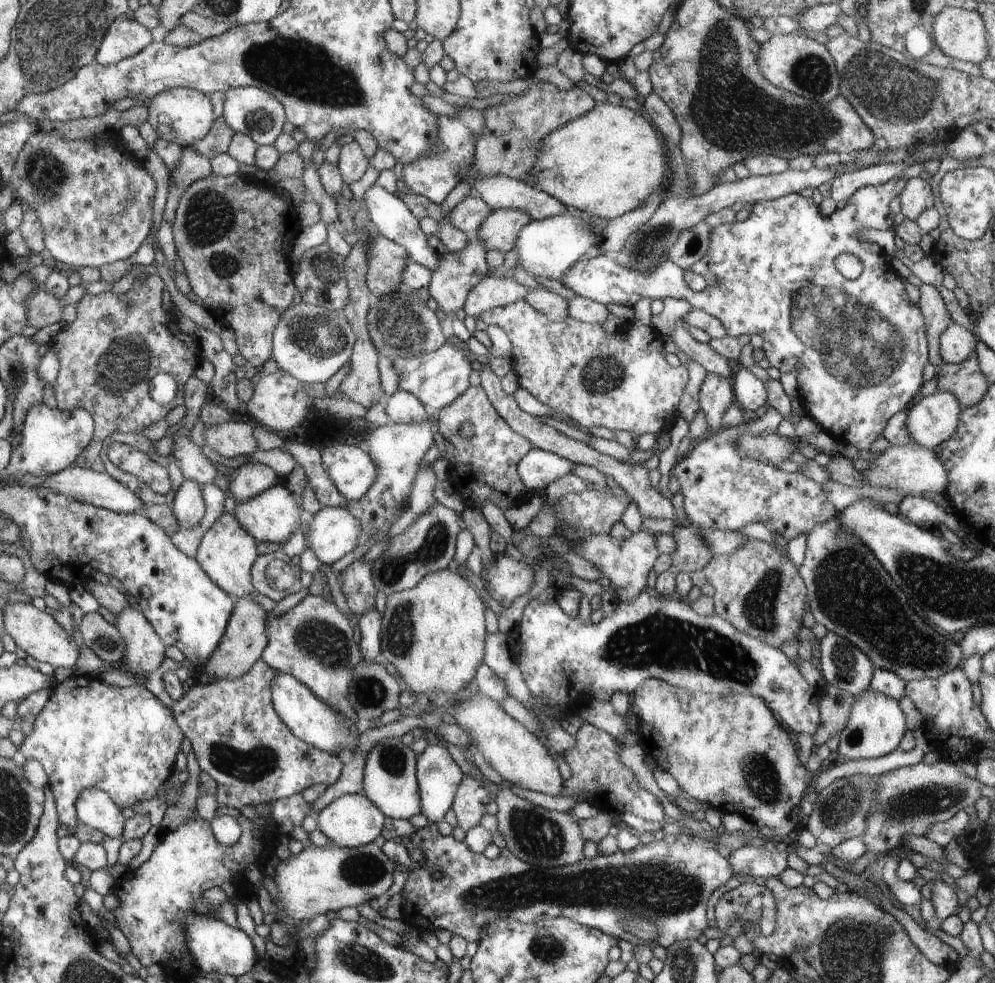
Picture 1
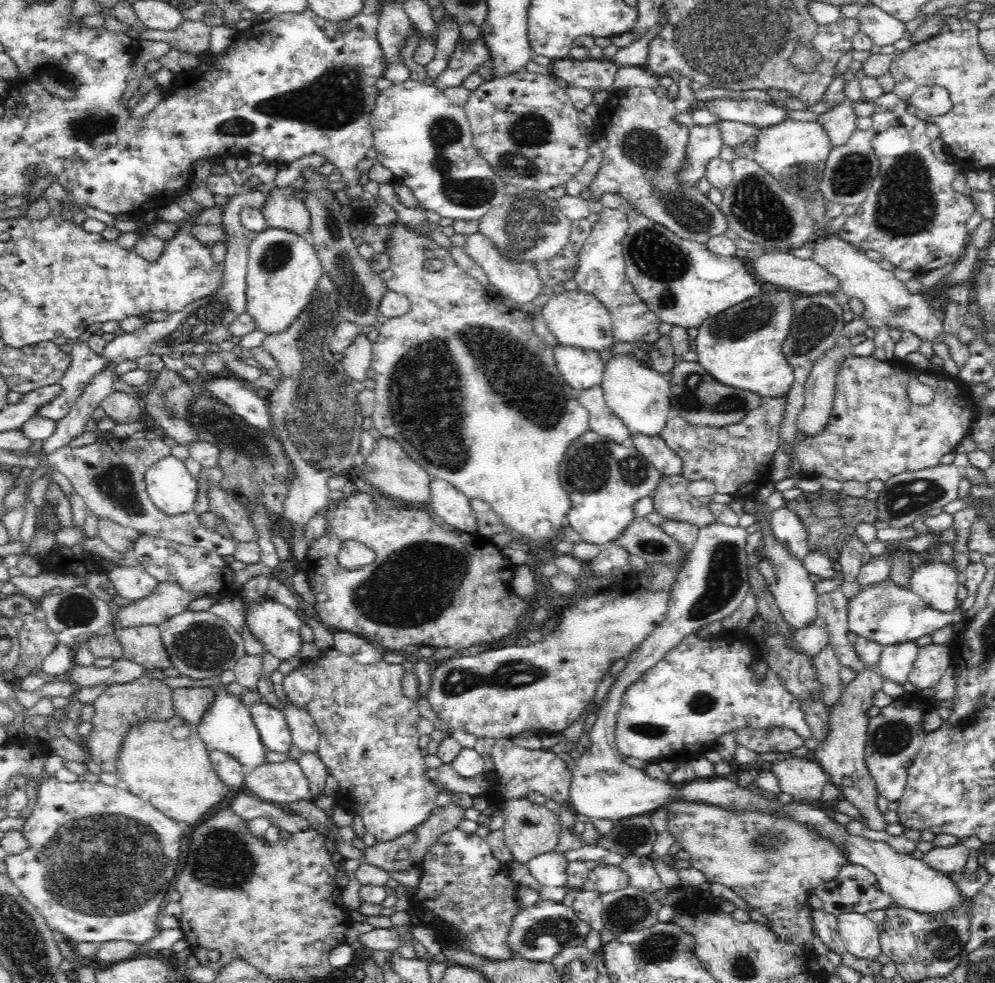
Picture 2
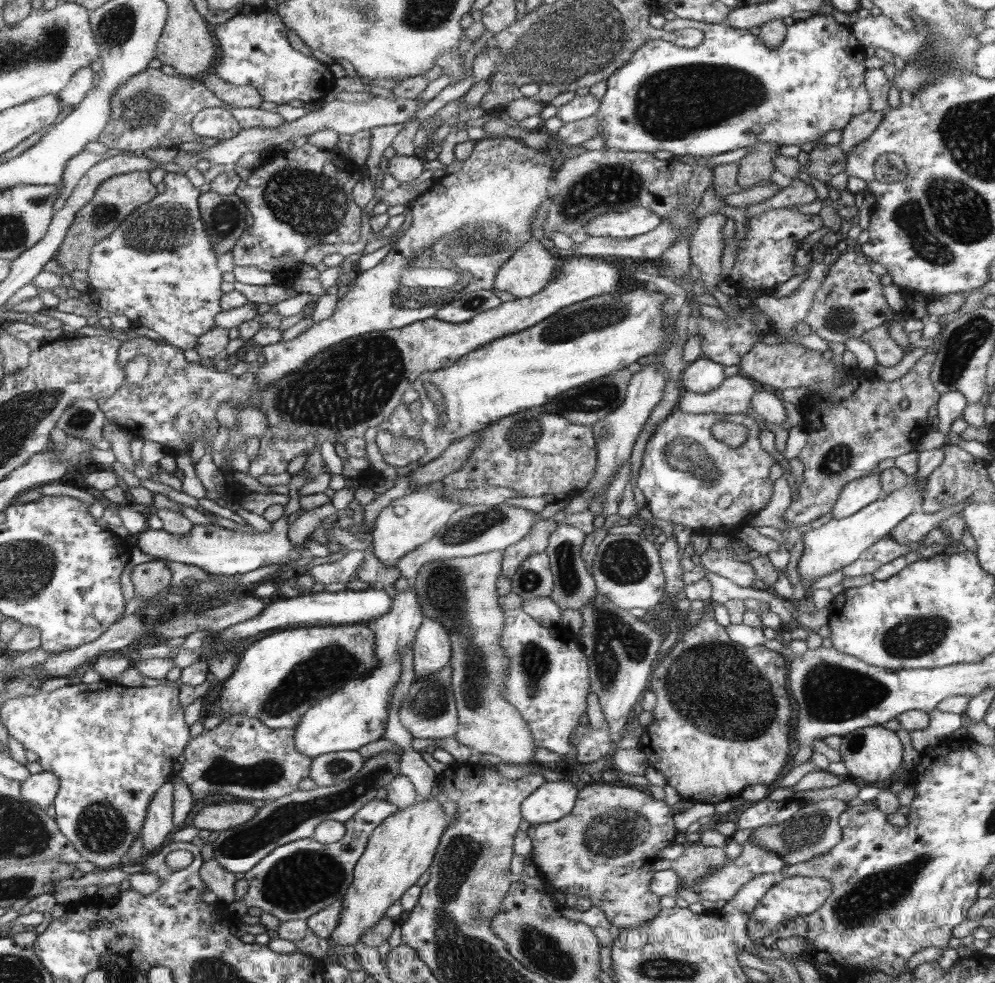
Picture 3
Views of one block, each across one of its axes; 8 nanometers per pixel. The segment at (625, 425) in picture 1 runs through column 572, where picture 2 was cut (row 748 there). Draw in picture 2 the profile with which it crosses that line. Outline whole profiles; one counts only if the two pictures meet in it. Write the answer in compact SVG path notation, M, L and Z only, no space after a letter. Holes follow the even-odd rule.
M334 649L321 652L316 660L306 660L283 678L283 690L293 704L304 708L317 724L319 746L317 753L328 766L329 774L338 781L338 794L344 800L356 800L356 804L344 806L344 810L360 814L365 830L377 842L397 839L422 824L436 808L440 787L427 776L426 762L418 745L420 732L416 721L421 717L415 700L402 693L402 678L406 667L377 660L374 664L358 664L350 656Z

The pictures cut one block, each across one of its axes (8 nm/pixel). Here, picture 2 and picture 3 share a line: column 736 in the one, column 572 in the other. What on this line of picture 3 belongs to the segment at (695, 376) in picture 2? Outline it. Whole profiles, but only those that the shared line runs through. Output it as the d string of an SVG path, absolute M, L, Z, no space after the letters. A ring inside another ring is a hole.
M624 368L622 371L613 372L611 375L601 376L599 379L592 380L591 383L583 384L556 395L554 399L544 404L541 409L552 414L561 414L573 423L593 426L594 423L602 420L623 403L632 375L629 369Z

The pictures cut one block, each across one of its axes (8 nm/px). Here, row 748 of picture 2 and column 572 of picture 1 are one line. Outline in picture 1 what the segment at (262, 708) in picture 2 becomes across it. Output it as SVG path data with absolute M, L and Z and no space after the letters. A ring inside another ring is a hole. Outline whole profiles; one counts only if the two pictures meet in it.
M894 177L881 185L868 185L859 188L848 199L844 208L836 209L828 216L824 216L824 214L820 212L820 207L814 204L811 198L803 198L799 196L798 193L790 193L774 199L773 201L760 201L755 203L750 216L743 222L735 220L733 223L726 223L711 230L711 243L709 244L708 250L703 254L702 258L698 259L698 262L695 262L689 268L694 274L703 276L706 281L707 285L705 289L699 292L692 291L684 281L686 269L676 266L675 263L668 260L668 258L663 260L656 268L653 268L647 275L643 275L642 273L620 266L609 254L603 254L591 260L584 259L582 262L576 261L563 277L564 282L566 282L564 286L574 290L577 295L602 303L603 305L620 304L620 306L633 307L641 298L650 298L652 301L657 298L662 301L670 297L684 298L684 300L690 302L693 308L705 310L708 314L720 320L728 336L737 338L742 334L758 334L758 336L762 336L762 349L771 367L775 366L781 373L793 372L796 363L802 362L802 369L796 378L797 386L799 387L798 399L806 416L814 419L820 424L824 433L828 434L836 441L842 442L845 445L852 444L852 446L856 446L857 449L869 450L872 442L883 433L887 422L891 420L891 416L894 416L901 410L906 411L906 408L912 404L912 400L916 398L918 390L922 388L922 382L925 382L922 380L922 370L924 370L924 366L928 364L929 342L926 342L927 324L921 308L919 306L914 306L914 304L910 302L910 298L908 298L908 294L906 294L906 290L904 290L904 283L896 276L896 272L894 272L894 268L892 268L892 264L890 264L890 257L885 250L876 243L859 239L858 236L859 231L863 229L885 231L893 228L892 213L890 213L890 207L888 205L890 204L890 200L898 198L899 194L903 192L904 185L904 180ZM842 252L851 253L852 256L856 256L858 260L862 261L863 270L858 278L854 280L847 279L836 269L834 259Z

